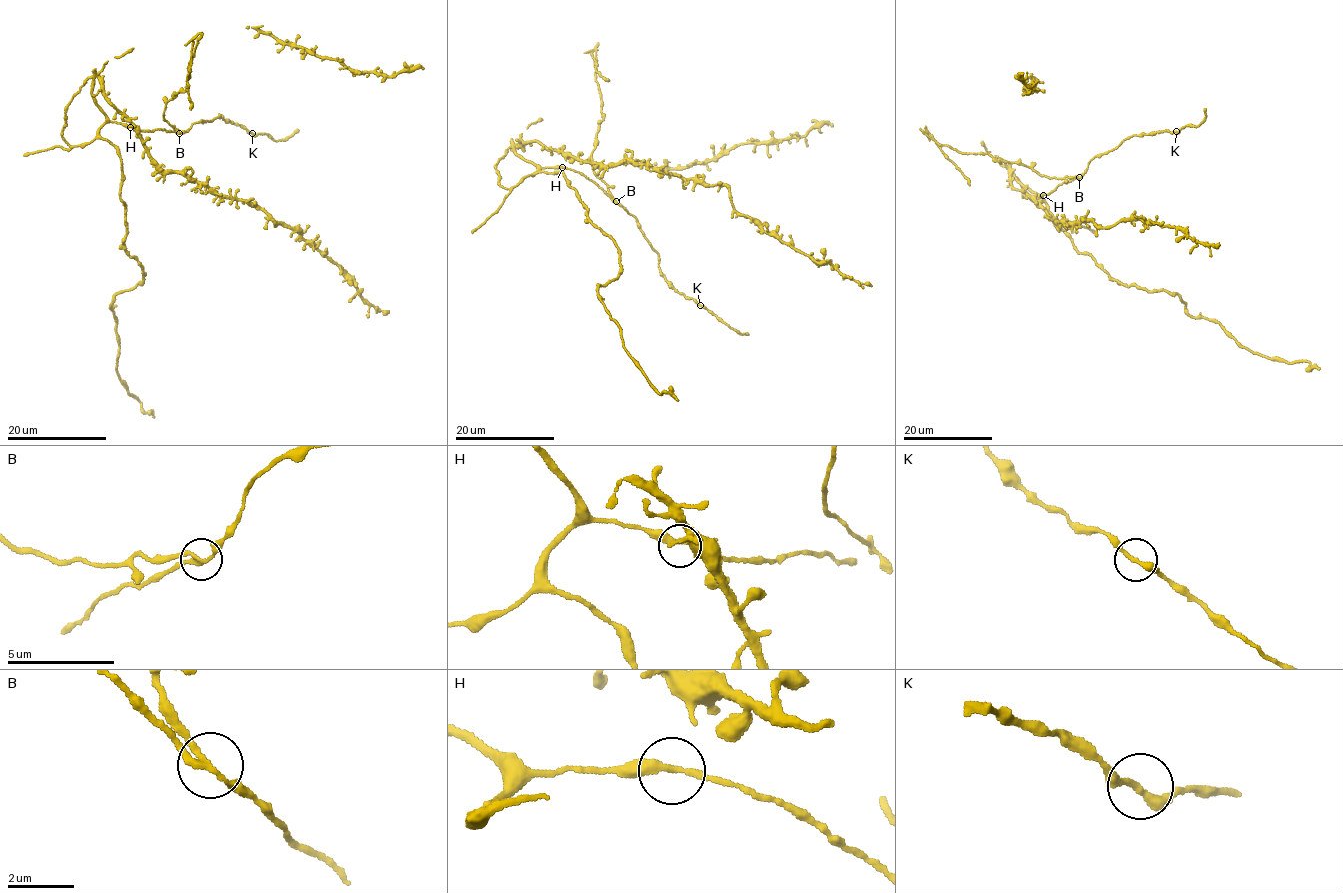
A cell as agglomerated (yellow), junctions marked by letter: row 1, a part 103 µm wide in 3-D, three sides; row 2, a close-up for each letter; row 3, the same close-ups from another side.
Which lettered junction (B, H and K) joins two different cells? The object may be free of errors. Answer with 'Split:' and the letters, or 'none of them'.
Split: B

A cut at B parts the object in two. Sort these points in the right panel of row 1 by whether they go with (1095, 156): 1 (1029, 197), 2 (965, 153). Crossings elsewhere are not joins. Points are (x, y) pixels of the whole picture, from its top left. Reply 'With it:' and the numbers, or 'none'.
With it: 1

